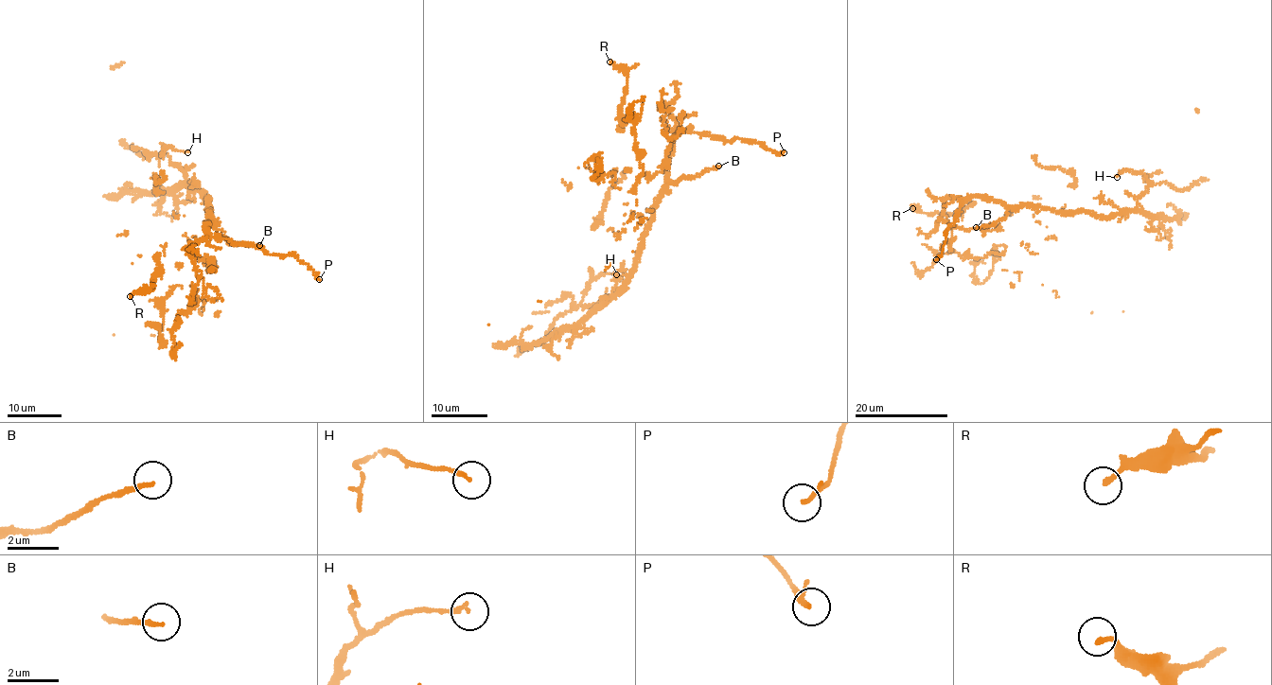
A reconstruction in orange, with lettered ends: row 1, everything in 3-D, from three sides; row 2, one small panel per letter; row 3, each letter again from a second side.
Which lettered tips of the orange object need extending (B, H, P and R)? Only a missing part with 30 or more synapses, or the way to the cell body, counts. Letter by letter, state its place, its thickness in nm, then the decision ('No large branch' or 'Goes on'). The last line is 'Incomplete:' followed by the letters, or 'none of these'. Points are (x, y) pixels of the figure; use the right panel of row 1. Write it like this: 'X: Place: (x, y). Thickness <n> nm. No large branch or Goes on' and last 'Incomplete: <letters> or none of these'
B: Place: (976, 227). Thickness 160 nm. No large branch
H: Place: (1117, 177). Thickness 160 nm. No large branch
P: Place: (936, 259). Thickness 180 nm. No large branch
R: Place: (912, 208). Thickness 190 nm. No large branch
Incomplete: none of these

